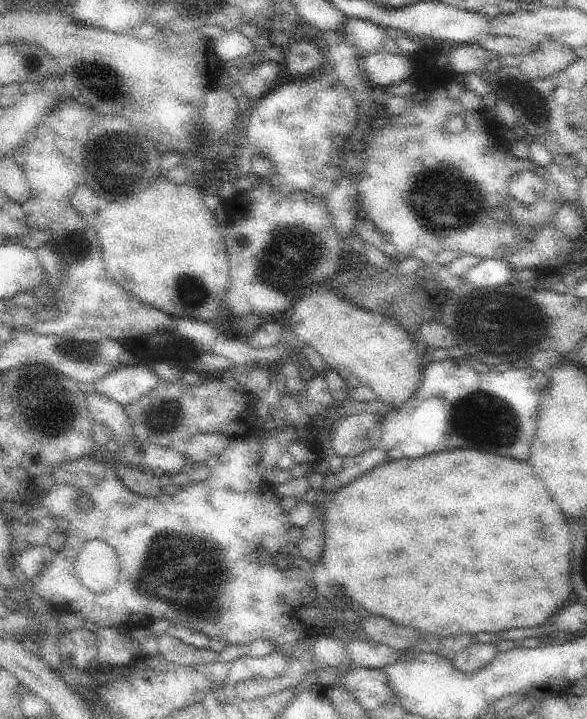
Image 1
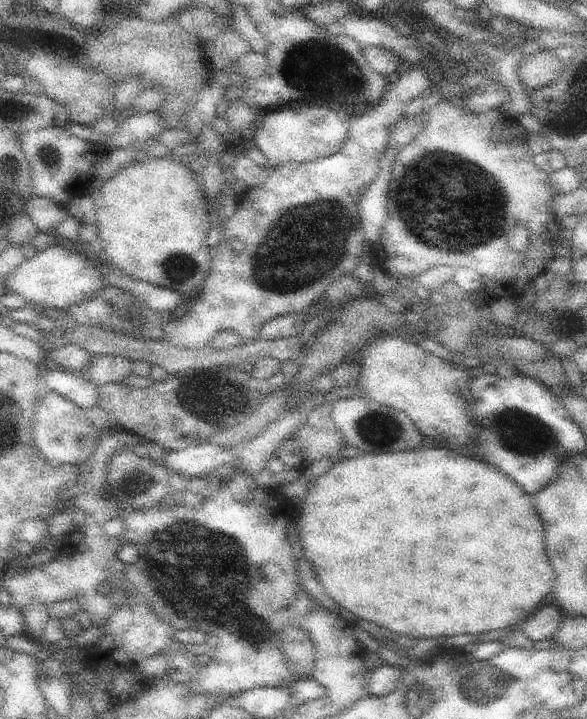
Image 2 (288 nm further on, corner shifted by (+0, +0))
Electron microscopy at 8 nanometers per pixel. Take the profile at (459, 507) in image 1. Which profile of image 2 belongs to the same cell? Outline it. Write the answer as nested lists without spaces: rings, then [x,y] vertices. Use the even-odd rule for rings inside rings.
[[[421,446],[417,450],[409,452],[391,452],[391,454],[357,454],[349,460],[337,460],[327,472],[315,474],[315,480],[305,494],[305,498],[299,502],[299,518],[297,518],[297,550],[301,550],[301,556],[311,562],[313,572],[319,576],[323,590],[331,600],[335,600],[341,608],[355,614],[361,620],[373,622],[381,628],[387,628],[395,632],[397,636],[409,636],[421,642],[423,646],[429,644],[431,638],[451,638],[457,634],[473,634],[481,636],[491,630],[511,630],[515,626],[521,626],[527,622],[527,618],[545,604],[545,596],[553,592],[555,574],[545,558],[543,550],[543,530],[537,512],[527,502],[527,496],[523,494],[523,488],[505,472],[497,470],[495,466],[487,464],[485,460],[459,456],[447,448],[433,448]]]

